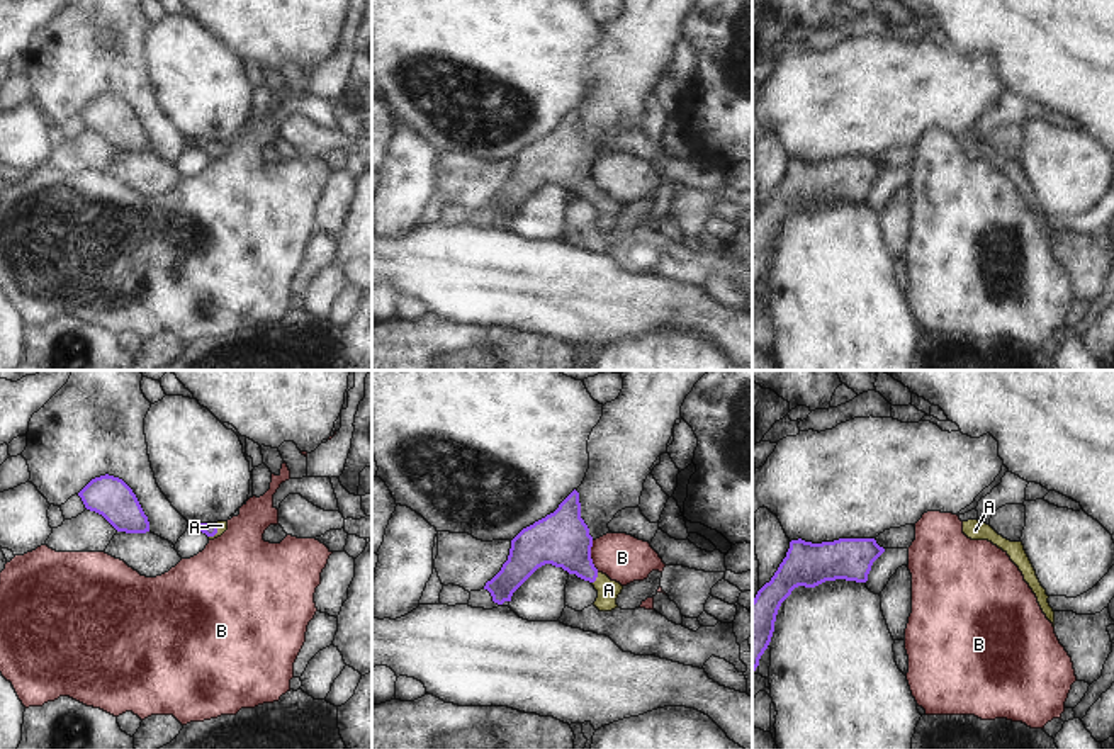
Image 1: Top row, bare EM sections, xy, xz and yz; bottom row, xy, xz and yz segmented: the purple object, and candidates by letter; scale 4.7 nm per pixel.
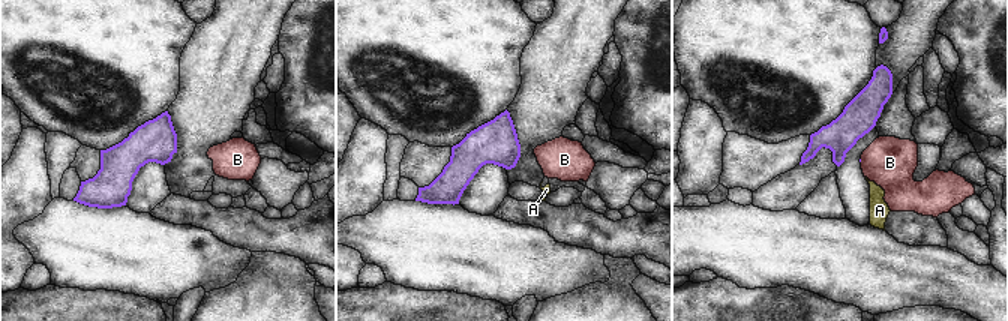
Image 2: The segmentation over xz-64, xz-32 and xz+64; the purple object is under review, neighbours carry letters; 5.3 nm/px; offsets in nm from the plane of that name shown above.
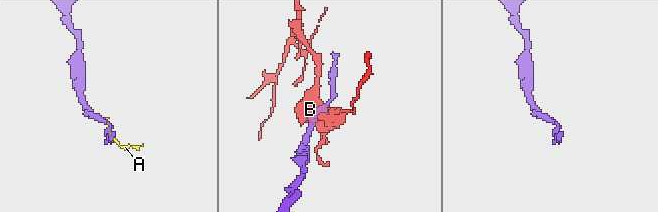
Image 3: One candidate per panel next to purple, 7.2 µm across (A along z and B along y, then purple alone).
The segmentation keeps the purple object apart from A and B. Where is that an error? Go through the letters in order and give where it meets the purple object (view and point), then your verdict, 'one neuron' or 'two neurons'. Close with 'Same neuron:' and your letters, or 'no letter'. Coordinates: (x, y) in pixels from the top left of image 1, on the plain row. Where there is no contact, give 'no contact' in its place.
A: xz (596, 196) | one neuron
B: xz (590, 175) | two neurons
Same neuron: A

